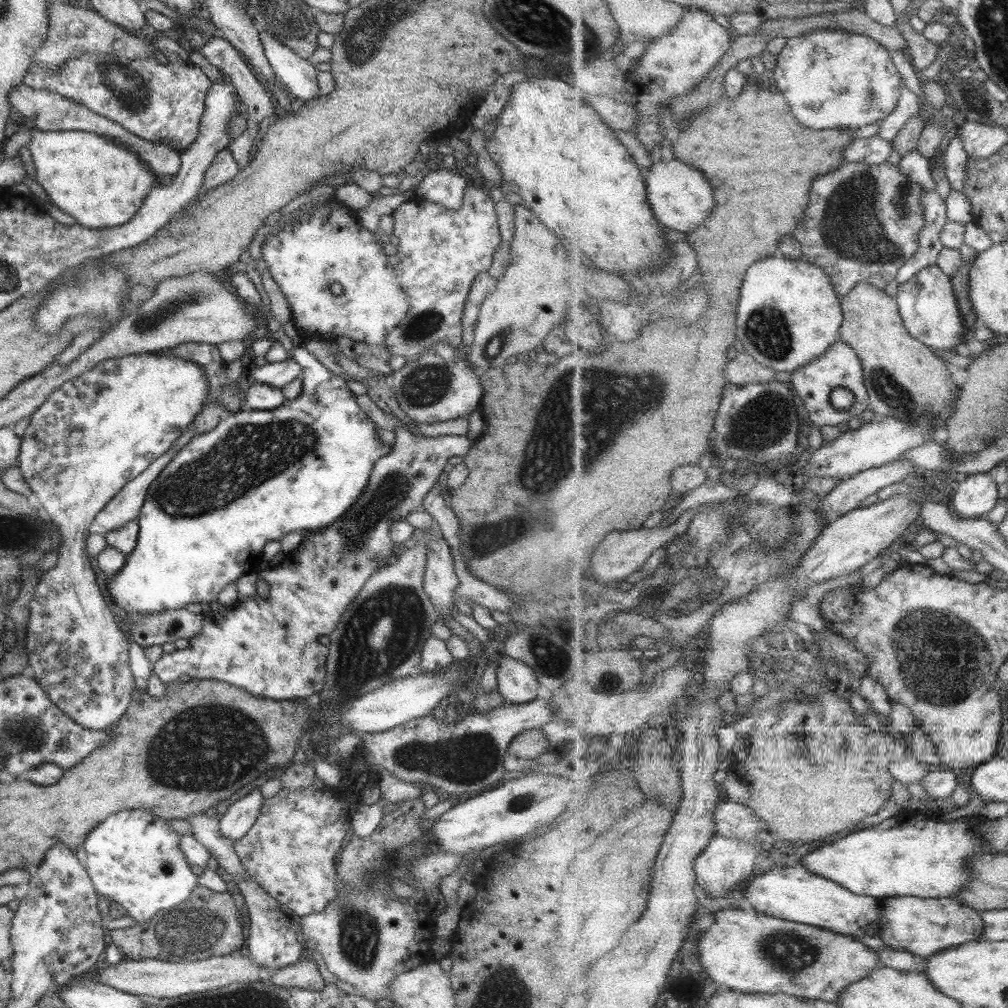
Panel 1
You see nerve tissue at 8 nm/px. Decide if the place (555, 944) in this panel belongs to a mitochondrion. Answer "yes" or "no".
no

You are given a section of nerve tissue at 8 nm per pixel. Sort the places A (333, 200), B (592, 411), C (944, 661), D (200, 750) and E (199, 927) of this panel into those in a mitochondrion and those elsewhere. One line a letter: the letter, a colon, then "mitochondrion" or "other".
A: other
B: mitochondrion
C: mitochondrion
D: mitochondrion
E: mitochondrion

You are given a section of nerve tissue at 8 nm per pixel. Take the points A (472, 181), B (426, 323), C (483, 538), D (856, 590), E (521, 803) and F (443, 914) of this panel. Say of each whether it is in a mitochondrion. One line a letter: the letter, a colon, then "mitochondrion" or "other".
A: other
B: mitochondrion
C: mitochondrion
D: other
E: mitochondrion
F: other

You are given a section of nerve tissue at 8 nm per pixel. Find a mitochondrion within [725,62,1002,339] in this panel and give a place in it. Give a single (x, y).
(850, 226)

